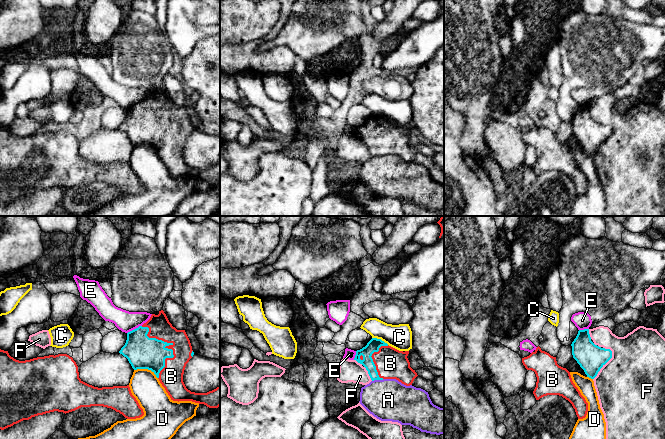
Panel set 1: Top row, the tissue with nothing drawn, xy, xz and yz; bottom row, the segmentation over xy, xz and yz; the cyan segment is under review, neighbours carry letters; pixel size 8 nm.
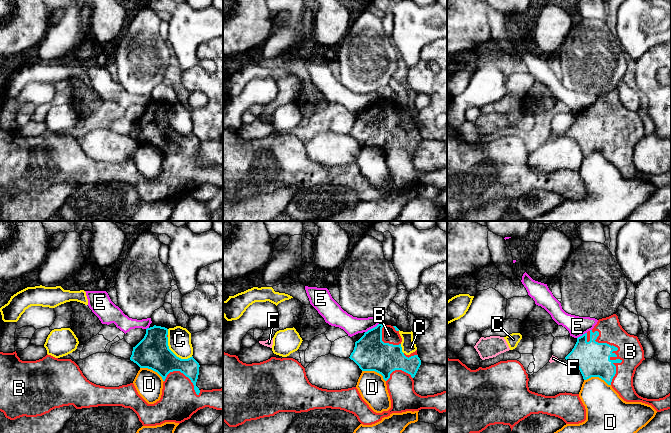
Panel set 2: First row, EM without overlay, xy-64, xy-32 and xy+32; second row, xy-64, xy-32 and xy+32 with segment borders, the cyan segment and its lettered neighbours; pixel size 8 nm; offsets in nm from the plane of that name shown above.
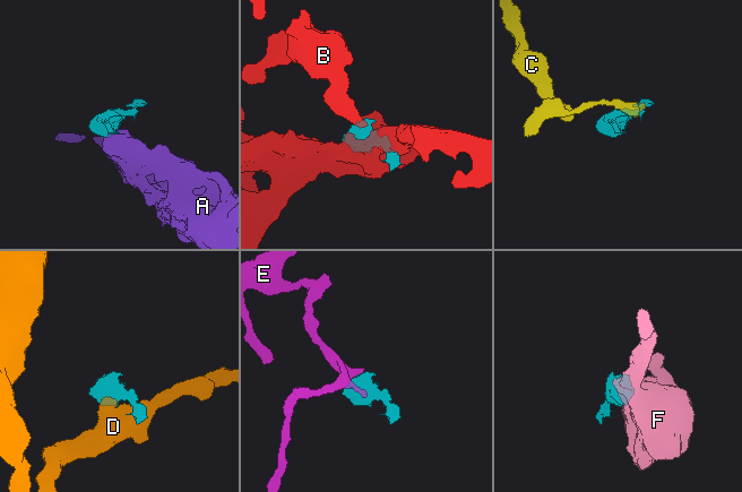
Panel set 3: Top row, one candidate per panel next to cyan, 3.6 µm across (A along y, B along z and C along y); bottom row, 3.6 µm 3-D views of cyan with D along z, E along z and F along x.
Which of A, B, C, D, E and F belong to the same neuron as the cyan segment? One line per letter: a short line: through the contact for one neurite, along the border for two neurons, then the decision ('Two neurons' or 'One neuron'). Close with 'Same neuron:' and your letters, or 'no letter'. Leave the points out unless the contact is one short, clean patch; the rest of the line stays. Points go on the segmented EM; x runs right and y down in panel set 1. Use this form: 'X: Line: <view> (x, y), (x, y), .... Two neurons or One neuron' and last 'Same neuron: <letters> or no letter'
A: Line: xz (383, 379), (374, 379), (372, 381). Two neurons
B: One neuron
C: Line: xz (372, 337), (379, 338), (388, 344). Two neurons
D: Line: xy (134, 369), (149, 369), (157, 378). Two neurons
E: Line: xy (141, 325), (127, 333). Two neurons
F: Two neurons
Same neuron: B

